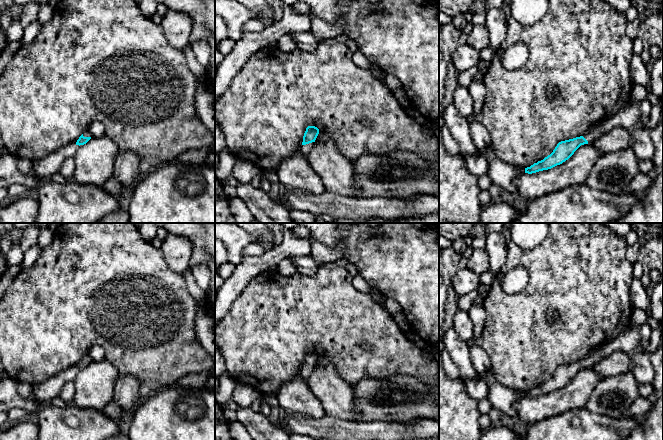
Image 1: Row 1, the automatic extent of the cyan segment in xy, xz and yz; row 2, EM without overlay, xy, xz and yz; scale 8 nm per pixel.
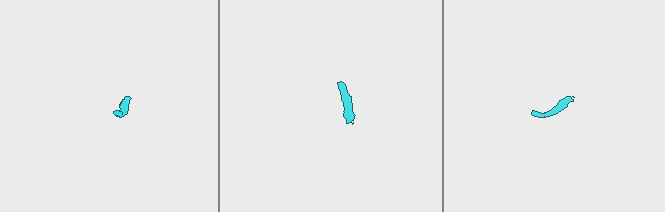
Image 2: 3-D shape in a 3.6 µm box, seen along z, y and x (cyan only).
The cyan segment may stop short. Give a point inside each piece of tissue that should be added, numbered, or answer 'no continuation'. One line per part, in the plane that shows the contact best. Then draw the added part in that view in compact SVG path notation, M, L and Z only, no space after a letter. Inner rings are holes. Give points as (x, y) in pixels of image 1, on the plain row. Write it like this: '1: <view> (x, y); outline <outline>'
1: xz (305, 373); outline M314 366L306 368L306 369L301 369L300 375L302 376L303 380L307 383L308 379L312 373Z

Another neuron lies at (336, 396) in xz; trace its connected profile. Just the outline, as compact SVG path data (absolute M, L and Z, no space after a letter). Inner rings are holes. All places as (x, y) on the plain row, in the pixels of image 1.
M319 354L307 385L320 400L325 414L348 421L360 417L354 406L353 387L340 378L328 358Z

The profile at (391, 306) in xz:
M391 298L384 299L384 308L391 315L402 312L399 303Z

